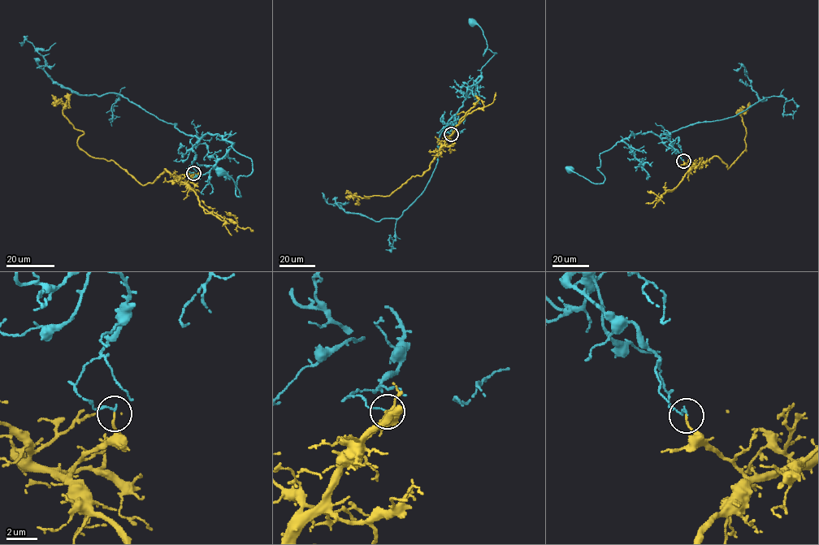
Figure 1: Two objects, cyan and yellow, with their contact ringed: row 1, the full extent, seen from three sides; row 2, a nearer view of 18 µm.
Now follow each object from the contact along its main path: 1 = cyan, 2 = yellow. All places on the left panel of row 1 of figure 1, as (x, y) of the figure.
1: (193, 174), (192, 149), (207, 132), (252, 160), (253, 171), (236, 181), (240, 196), (220, 172)
2: (193, 174), (186, 183), (165, 169), (141, 184), (92, 157), (63, 114), (67, 92)

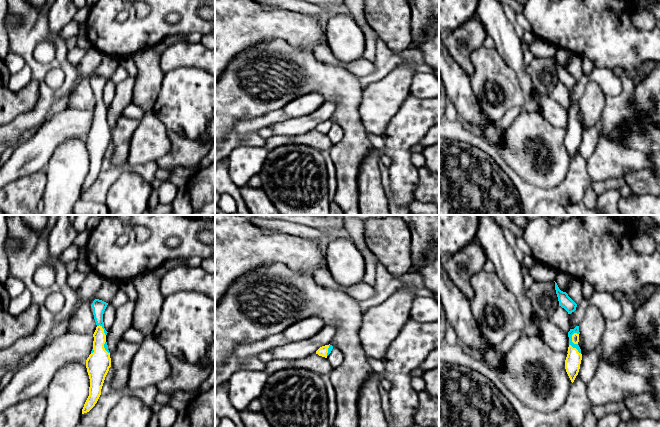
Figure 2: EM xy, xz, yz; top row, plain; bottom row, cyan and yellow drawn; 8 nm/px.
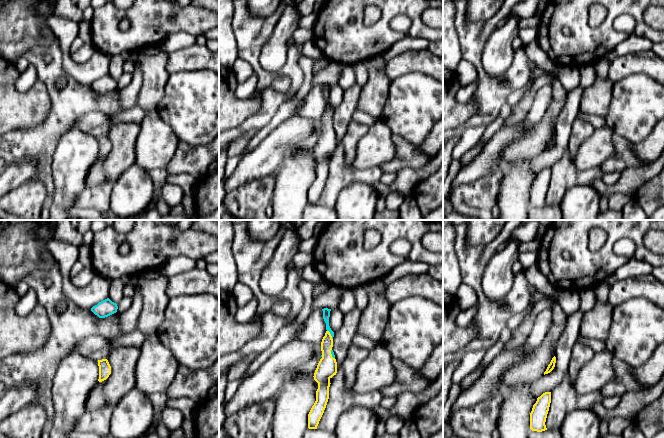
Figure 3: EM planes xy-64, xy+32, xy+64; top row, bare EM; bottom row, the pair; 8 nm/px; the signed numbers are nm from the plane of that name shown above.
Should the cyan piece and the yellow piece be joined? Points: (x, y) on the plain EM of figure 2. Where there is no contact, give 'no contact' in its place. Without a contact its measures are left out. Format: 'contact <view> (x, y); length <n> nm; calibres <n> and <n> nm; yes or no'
contact yz (571, 115); length 110 nm; calibres 50 and 60 nm; no

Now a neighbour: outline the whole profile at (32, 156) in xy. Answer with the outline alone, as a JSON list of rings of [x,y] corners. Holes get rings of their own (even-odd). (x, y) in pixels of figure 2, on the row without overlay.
[[[67,108],[53,116],[41,126],[31,139],[23,144],[17,145],[10,158],[0,167],[0,189],[22,177],[45,170],[54,150],[63,141],[74,136],[87,136],[93,125],[93,117],[93,111],[71,108]]]

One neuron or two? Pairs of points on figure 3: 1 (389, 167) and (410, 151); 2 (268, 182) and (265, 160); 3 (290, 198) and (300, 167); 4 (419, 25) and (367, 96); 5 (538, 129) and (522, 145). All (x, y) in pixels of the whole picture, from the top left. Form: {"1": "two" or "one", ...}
{"1": "one", "2": "two", "3": "one", "4": "two", "5": "one"}

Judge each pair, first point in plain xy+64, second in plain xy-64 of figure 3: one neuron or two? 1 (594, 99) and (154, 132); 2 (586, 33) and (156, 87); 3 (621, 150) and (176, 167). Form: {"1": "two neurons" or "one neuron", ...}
{"1": "two neurons", "2": "two neurons", "3": "one neuron"}

